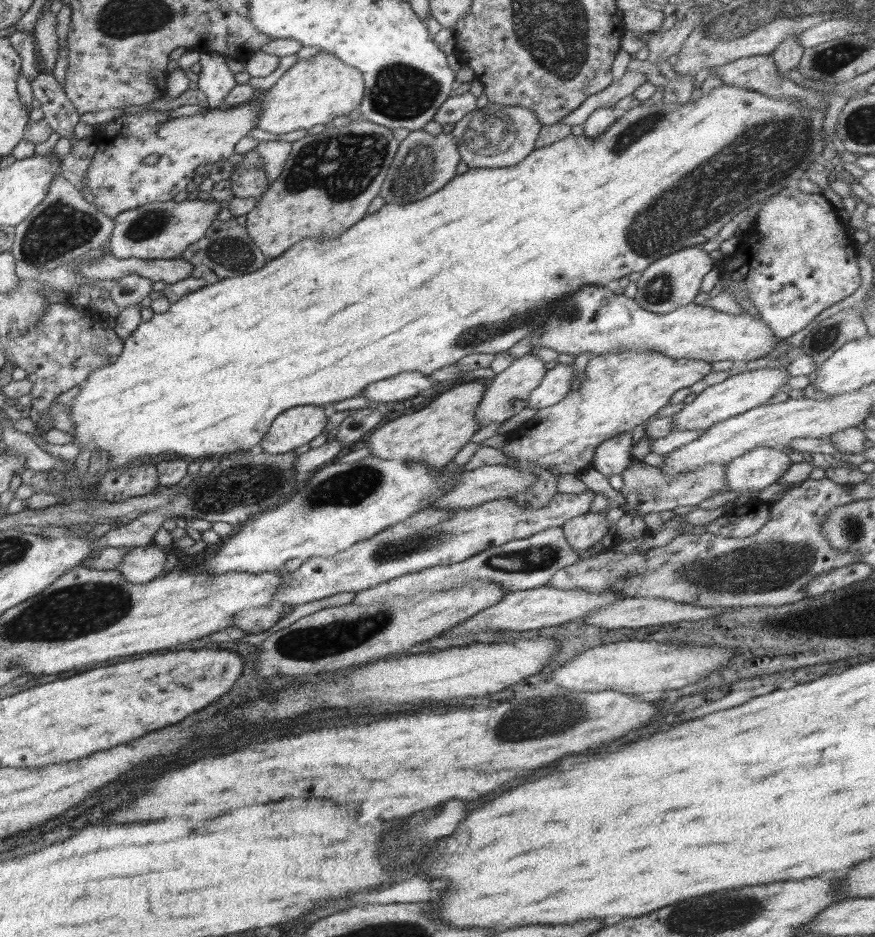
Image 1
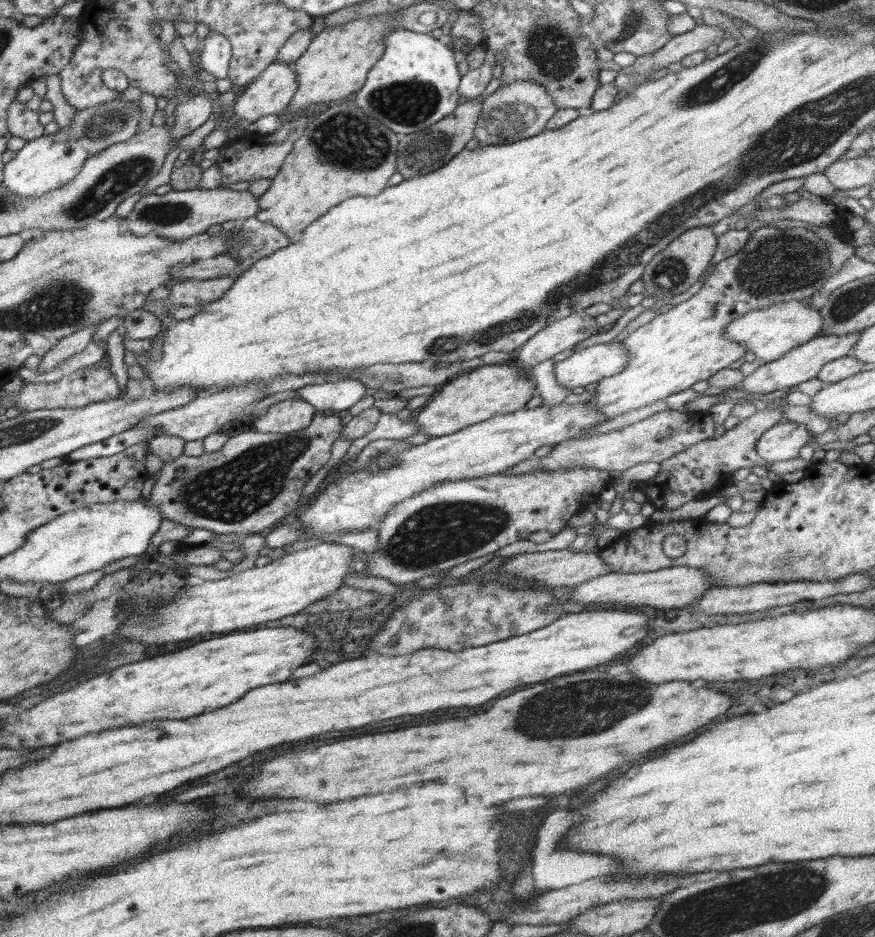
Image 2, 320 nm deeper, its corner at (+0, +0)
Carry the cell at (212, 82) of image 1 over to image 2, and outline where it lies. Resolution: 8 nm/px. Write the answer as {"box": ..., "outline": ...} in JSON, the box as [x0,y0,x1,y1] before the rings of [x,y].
{"box":[201,32,231,78],"outline":[[[209,32],[201,48],[201,68],[212,76],[226,78],[231,61],[231,42],[218,32]]]}

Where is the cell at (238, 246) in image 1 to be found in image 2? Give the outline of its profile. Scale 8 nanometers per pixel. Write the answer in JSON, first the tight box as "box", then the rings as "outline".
{"box":[223,217,291,273],"outline":[[[256,217],[244,219],[229,232],[232,232],[232,245],[223,255],[234,258],[241,273],[249,270],[258,260],[291,244],[286,234],[276,226]]]}

